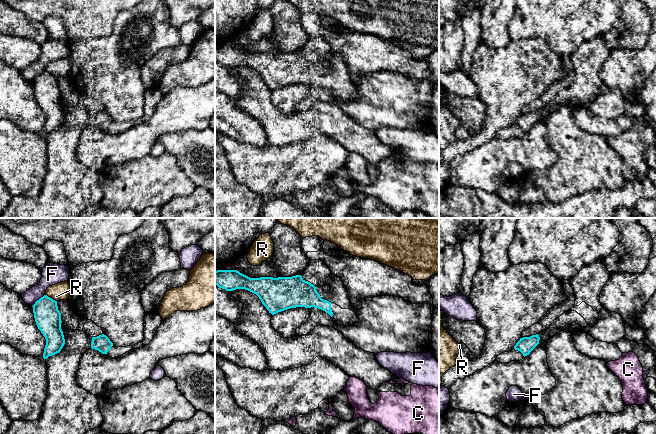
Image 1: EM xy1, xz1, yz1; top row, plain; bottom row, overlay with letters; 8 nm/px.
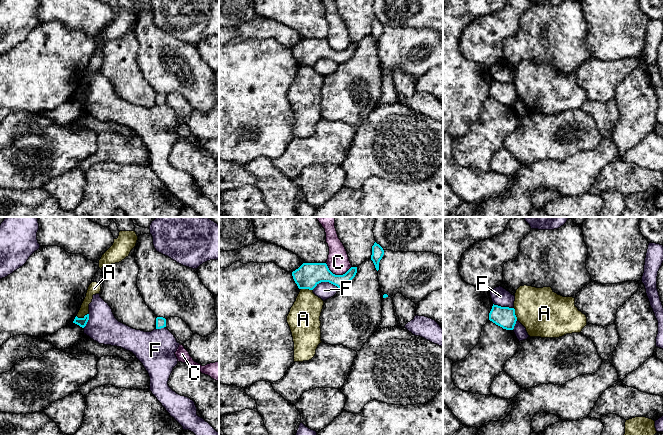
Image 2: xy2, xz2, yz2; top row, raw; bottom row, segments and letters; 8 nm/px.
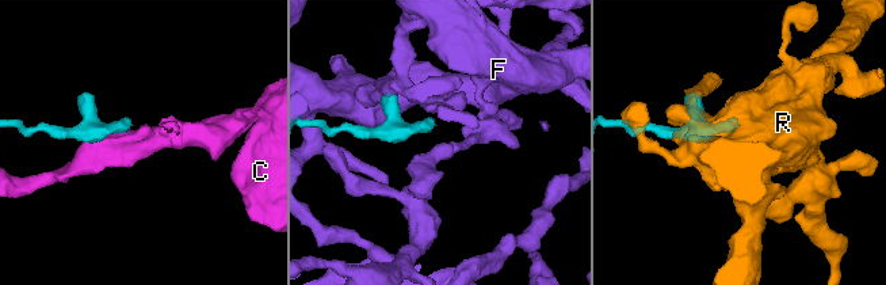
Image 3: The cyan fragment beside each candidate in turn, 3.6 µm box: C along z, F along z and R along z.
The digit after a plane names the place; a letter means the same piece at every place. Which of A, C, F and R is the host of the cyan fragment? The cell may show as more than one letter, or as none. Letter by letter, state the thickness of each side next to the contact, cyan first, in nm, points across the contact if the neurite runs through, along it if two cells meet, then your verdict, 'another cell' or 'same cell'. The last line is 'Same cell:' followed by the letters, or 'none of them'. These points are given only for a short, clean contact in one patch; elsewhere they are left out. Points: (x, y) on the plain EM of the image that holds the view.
A: 70/90 nm | along xy2 (88, 89), (82, 93), (76, 92) | another cell
C: 200/180 nm | another cell
F: 200/140 nm | another cell
R: 200/140 nm | another cell
Same cell: none of them

